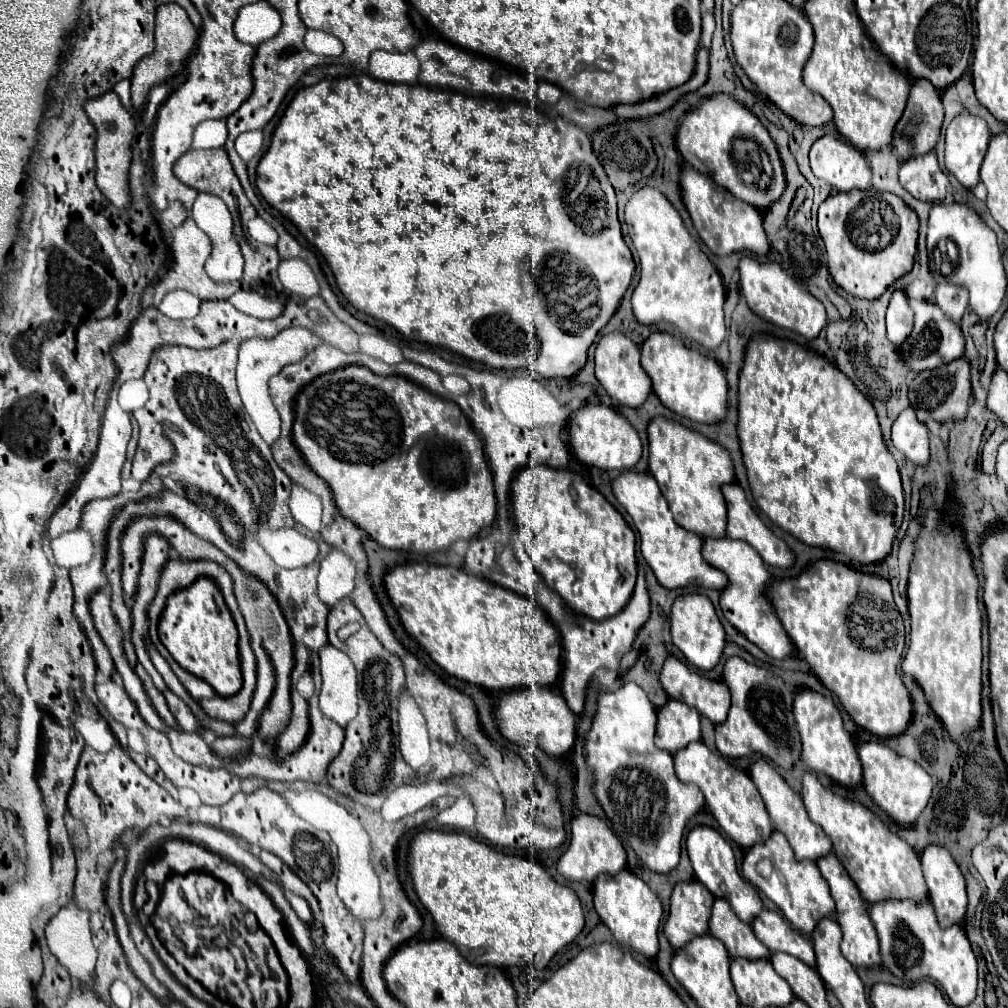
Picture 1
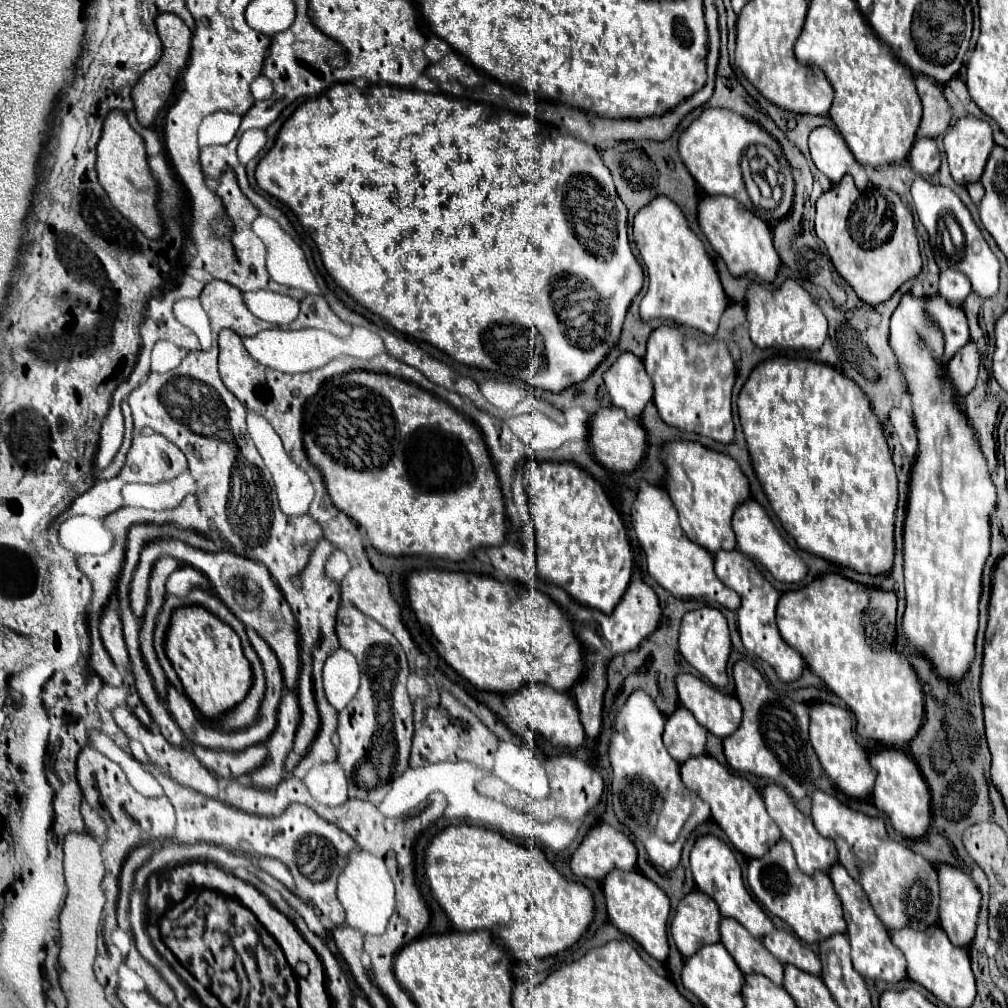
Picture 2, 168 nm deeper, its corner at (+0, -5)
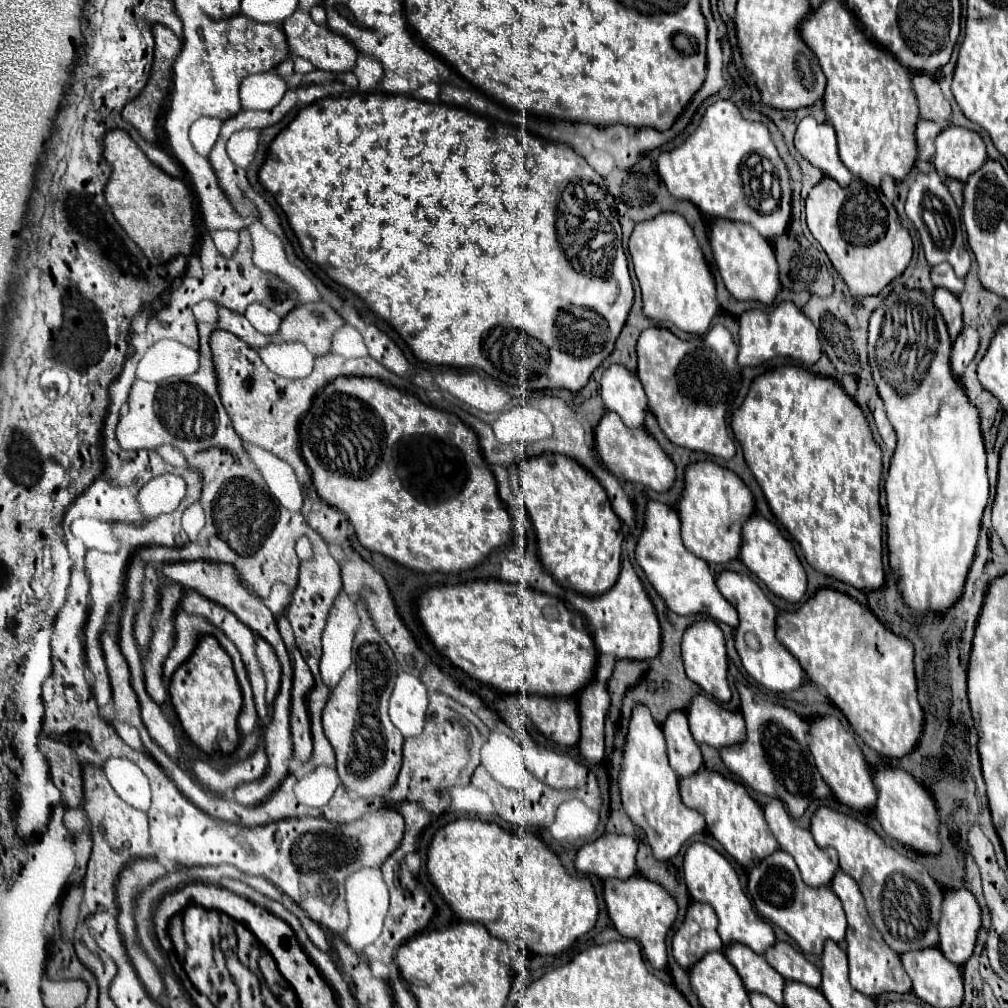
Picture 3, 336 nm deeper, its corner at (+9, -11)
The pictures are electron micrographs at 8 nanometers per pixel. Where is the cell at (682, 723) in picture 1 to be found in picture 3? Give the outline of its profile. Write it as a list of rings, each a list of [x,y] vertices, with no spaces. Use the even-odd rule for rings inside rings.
[[[672,711],[662,725],[664,739],[666,739],[666,753],[670,759],[670,767],[678,773],[678,777],[692,775],[702,767],[700,747],[694,741],[688,719],[684,711]]]

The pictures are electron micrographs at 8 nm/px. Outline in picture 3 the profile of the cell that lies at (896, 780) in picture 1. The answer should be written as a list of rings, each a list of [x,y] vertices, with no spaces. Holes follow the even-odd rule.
[[[880,767],[874,769],[874,787],[878,791],[876,799],[876,819],[880,821],[886,835],[914,851],[920,853],[938,853],[940,841],[938,841],[938,811],[934,807],[934,801],[930,799],[930,793],[914,781],[910,773],[906,773],[900,767]]]

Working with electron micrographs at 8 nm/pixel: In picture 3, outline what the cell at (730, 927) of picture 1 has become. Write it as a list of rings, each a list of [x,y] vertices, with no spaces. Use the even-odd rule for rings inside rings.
[[[730,943],[730,947],[724,947],[724,955],[732,963],[732,967],[738,971],[746,991],[758,991],[768,995],[774,1003],[782,1005],[782,987],[784,979],[762,959],[762,955],[750,951],[750,947],[740,943]]]

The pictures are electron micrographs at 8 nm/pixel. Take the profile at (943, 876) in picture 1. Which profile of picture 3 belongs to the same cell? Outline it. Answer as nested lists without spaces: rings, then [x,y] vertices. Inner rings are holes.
[[[946,889],[938,921],[940,951],[956,965],[964,965],[974,951],[980,929],[980,907],[968,889]]]

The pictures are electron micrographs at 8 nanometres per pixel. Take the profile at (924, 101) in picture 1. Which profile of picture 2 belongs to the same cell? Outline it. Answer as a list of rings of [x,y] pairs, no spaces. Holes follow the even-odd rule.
[[[923,75],[915,77],[915,85],[923,101],[923,119],[917,137],[937,137],[949,127],[949,121],[953,117],[953,111],[943,95],[943,87]]]

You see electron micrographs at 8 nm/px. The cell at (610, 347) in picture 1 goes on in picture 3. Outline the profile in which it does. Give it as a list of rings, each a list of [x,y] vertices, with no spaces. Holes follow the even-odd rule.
[[[610,365],[602,375],[600,395],[606,409],[618,413],[628,427],[642,427],[648,403],[636,373],[622,365]]]

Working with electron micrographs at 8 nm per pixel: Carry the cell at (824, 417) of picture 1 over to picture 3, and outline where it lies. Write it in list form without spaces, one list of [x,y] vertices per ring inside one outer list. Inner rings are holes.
[[[796,365],[766,371],[752,381],[744,403],[732,413],[730,425],[774,517],[804,547],[806,561],[820,573],[856,589],[872,591],[884,583],[880,509],[882,451],[872,437],[862,409],[836,383],[836,379],[810,373]]]

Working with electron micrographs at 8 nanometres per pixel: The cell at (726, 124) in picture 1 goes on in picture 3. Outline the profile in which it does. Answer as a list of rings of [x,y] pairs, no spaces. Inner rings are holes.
[[[718,99],[710,107],[706,107],[706,113],[702,115],[700,125],[696,131],[676,149],[660,153],[658,157],[658,173],[670,193],[678,199],[692,201],[706,217],[726,217],[734,221],[750,223],[764,239],[774,239],[786,231],[790,223],[790,177],[786,171],[786,165],[782,163],[768,129],[762,123],[746,121],[738,107],[728,99]],[[750,153],[760,153],[768,157],[776,169],[776,175],[780,179],[782,197],[774,213],[768,215],[754,215],[754,209],[750,209],[748,199],[740,185],[740,163],[748,159]]]

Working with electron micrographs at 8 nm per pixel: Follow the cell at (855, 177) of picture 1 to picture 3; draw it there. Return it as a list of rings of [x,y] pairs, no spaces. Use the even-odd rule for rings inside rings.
[[[806,117],[800,121],[796,137],[796,151],[816,169],[820,169],[826,177],[838,181],[842,187],[848,187],[852,181],[850,171],[838,157],[836,133],[830,123],[818,123],[814,117]]]

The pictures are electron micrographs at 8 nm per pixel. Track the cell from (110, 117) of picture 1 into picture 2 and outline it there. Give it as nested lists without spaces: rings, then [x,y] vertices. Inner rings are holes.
[[[111,111],[103,125],[103,135],[97,143],[97,175],[101,187],[107,191],[111,203],[117,211],[129,219],[137,229],[141,229],[149,239],[159,239],[165,229],[161,215],[157,211],[159,183],[153,179],[147,165],[147,153],[143,139],[131,129],[125,113]]]

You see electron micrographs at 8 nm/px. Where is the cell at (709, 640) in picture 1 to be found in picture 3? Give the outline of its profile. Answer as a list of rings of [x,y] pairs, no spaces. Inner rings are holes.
[[[700,619],[686,629],[686,635],[682,637],[682,659],[684,659],[684,669],[690,681],[698,683],[714,699],[730,701],[732,693],[726,679],[726,671],[728,671],[726,643],[724,643],[720,627],[712,619]]]

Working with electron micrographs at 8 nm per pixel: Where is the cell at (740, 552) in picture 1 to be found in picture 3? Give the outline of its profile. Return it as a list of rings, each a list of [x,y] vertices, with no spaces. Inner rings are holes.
[[[722,571],[716,577],[716,585],[718,585],[720,593],[738,611],[740,623],[738,623],[736,633],[734,633],[734,643],[736,643],[736,651],[738,651],[748,675],[756,683],[764,685],[766,689],[770,689],[774,693],[790,693],[790,691],[798,689],[804,683],[804,671],[796,663],[796,659],[776,641],[776,637],[774,637],[776,607],[768,601],[768,597],[758,587],[758,583],[752,581],[748,575],[734,573],[734,571]]]

